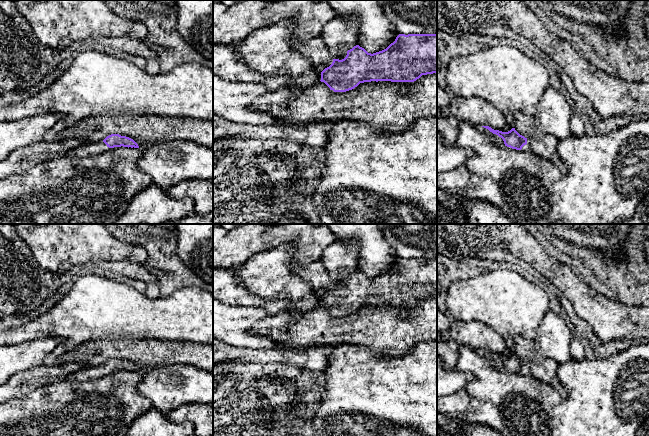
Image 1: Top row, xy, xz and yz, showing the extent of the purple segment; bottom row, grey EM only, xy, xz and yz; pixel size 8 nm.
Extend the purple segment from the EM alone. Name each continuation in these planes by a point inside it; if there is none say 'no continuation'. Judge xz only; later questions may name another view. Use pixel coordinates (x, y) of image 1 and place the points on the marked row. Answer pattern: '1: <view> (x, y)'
1: xz (315, 50)

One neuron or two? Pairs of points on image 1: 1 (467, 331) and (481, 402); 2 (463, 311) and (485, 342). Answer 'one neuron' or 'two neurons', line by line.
1: two neurons
2: two neurons

